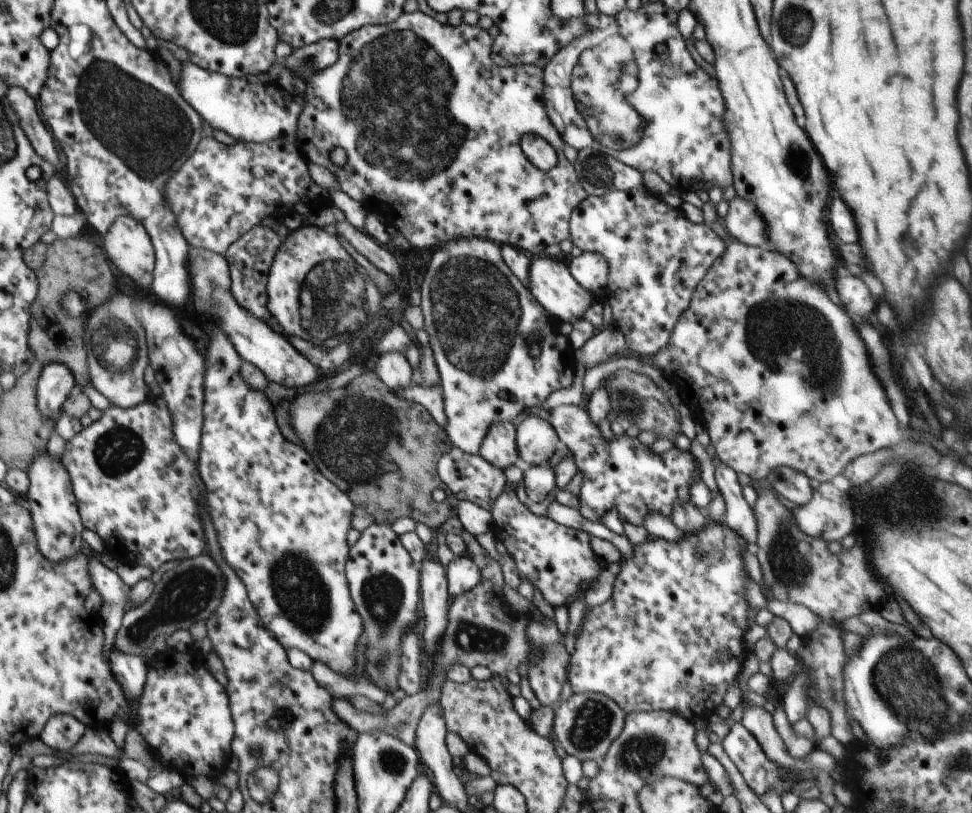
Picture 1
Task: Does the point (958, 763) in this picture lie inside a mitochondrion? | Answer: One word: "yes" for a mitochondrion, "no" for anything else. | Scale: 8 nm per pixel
yes

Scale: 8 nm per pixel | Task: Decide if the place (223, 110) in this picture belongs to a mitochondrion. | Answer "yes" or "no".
no

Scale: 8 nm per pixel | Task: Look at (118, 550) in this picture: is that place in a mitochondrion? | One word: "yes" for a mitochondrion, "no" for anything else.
no

